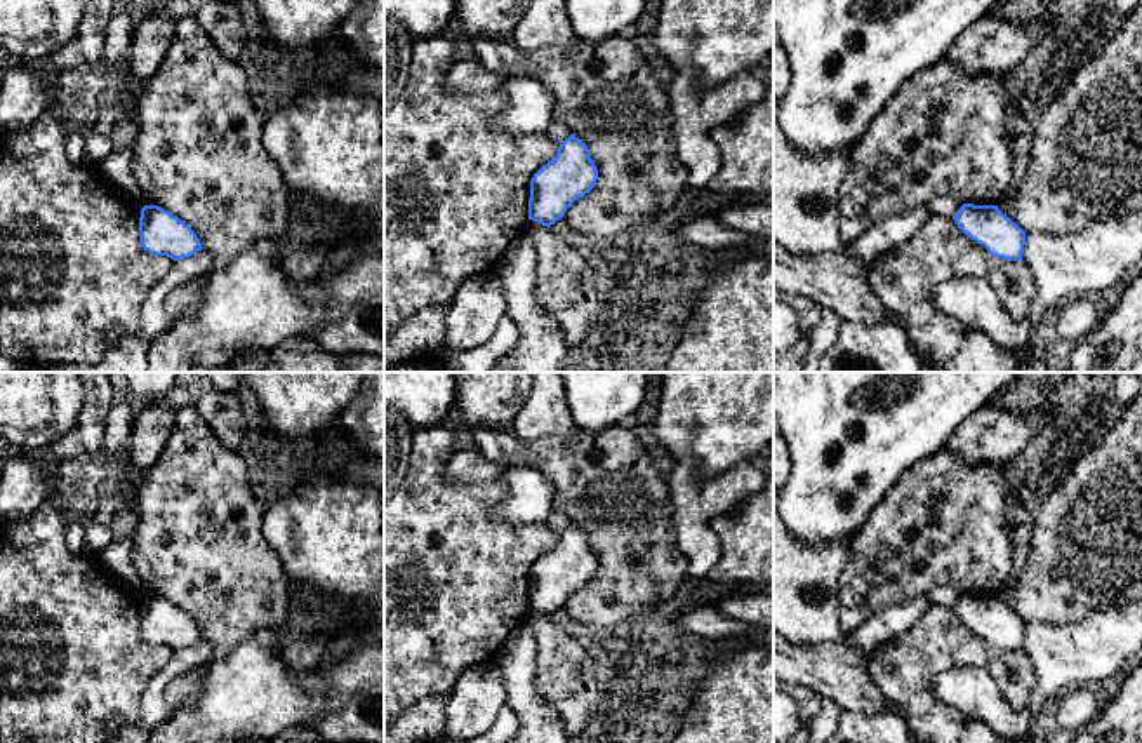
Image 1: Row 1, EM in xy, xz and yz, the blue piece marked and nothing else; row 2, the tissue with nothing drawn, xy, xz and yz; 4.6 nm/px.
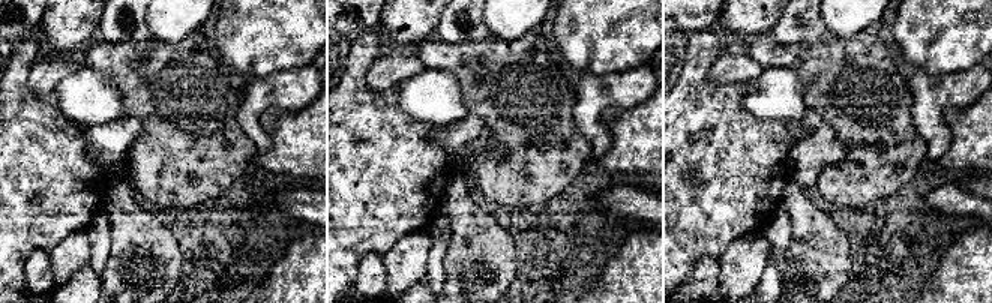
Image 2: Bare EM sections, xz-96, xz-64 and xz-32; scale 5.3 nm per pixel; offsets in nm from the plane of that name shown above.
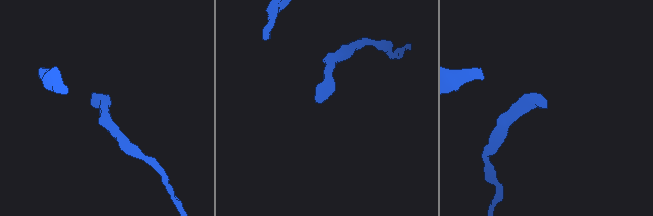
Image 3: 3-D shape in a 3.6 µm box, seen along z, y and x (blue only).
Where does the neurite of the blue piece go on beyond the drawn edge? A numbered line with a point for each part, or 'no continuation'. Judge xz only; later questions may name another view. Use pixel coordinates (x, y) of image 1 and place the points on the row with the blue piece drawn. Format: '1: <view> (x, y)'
no continuation

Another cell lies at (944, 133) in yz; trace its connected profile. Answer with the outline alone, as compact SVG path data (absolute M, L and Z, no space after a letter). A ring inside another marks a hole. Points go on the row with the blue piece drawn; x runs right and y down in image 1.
M947 57L906 80L850 150L840 186L840 235L850 245L878 219L925 207L935 195L998 205L1017 184L1005 118L1005 75L968 77Z

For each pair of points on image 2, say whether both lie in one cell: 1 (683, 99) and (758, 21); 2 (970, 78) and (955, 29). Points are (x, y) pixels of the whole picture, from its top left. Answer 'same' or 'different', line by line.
1: different
2: different

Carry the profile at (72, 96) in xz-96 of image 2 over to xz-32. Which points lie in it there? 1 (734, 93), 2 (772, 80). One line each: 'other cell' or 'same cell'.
1: other cell
2: same cell

